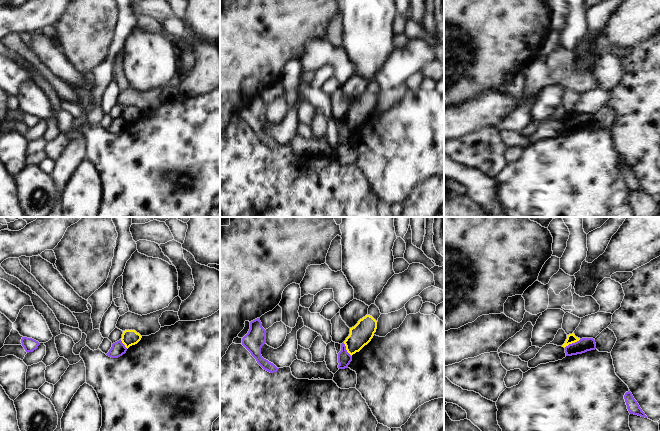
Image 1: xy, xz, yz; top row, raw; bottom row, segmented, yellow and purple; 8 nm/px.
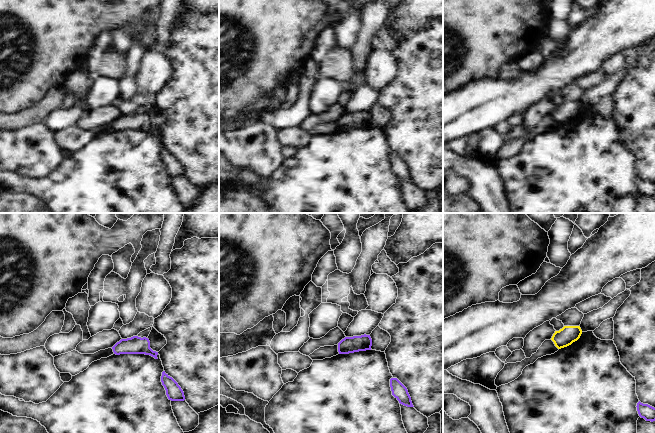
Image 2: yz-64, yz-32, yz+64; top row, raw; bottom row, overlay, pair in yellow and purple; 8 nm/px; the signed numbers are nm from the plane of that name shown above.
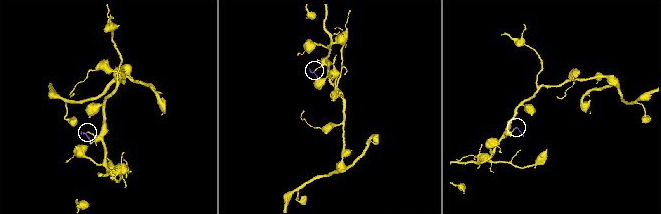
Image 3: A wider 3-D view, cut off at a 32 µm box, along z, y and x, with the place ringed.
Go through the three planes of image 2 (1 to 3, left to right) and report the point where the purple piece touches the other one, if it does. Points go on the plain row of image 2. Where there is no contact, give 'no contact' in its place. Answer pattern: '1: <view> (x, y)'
1: no contact
2: no contact
3: no contact

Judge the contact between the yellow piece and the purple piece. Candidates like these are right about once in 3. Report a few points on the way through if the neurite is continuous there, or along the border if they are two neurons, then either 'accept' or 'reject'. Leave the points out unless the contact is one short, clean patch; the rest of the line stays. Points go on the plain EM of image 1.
along yz (580, 115), (564, 123) | reject

